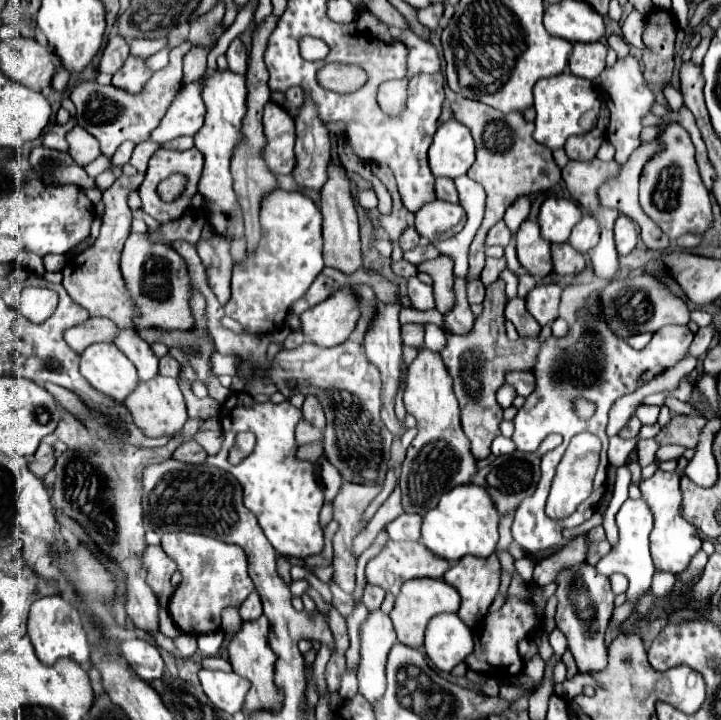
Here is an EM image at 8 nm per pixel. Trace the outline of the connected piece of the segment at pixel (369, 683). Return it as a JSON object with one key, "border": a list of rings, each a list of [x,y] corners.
{"border":[[[369,611],[359,627],[361,663],[359,663],[359,693],[375,703],[385,693],[385,663],[391,645],[397,641],[393,635],[391,619],[381,611]]]}

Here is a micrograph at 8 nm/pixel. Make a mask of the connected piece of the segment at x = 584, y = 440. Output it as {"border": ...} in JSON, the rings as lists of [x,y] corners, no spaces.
{"border":[[[579,433],[571,439],[561,463],[557,465],[557,473],[555,473],[551,493],[549,493],[549,499],[547,499],[549,517],[559,519],[559,517],[571,515],[575,511],[575,507],[591,495],[593,477],[595,477],[595,471],[597,471],[597,465],[599,465],[599,451],[601,451],[601,441],[595,435]]]}

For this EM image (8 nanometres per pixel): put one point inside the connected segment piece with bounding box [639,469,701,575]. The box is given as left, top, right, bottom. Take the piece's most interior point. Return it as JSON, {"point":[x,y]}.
{"point":[674,541]}

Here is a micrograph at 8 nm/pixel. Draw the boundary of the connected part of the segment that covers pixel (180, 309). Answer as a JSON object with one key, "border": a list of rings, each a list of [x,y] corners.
{"border":[[[131,233],[125,243],[121,255],[121,271],[127,281],[127,287],[137,303],[135,325],[143,327],[159,327],[159,329],[191,329],[195,325],[191,313],[191,287],[187,275],[185,259],[169,245],[151,243],[149,233]]]}

